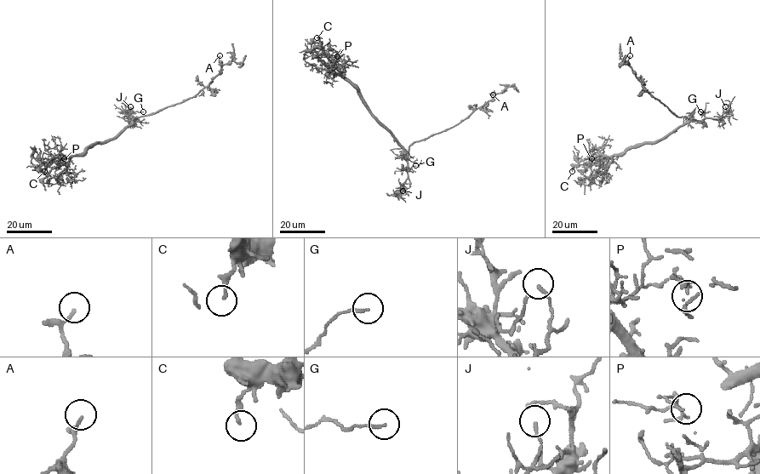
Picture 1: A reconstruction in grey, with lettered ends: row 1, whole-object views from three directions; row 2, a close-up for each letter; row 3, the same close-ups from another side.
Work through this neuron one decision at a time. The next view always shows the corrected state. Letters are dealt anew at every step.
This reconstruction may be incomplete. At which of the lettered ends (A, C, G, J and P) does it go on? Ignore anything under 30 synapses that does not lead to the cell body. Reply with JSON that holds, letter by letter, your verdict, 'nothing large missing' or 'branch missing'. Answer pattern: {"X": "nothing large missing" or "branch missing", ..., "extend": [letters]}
{"A": "nothing large missing", "C": "nothing large missing", "G": "nothing large missing", "J": "nothing large missing", "P": "nothing large missing", "extend": []}

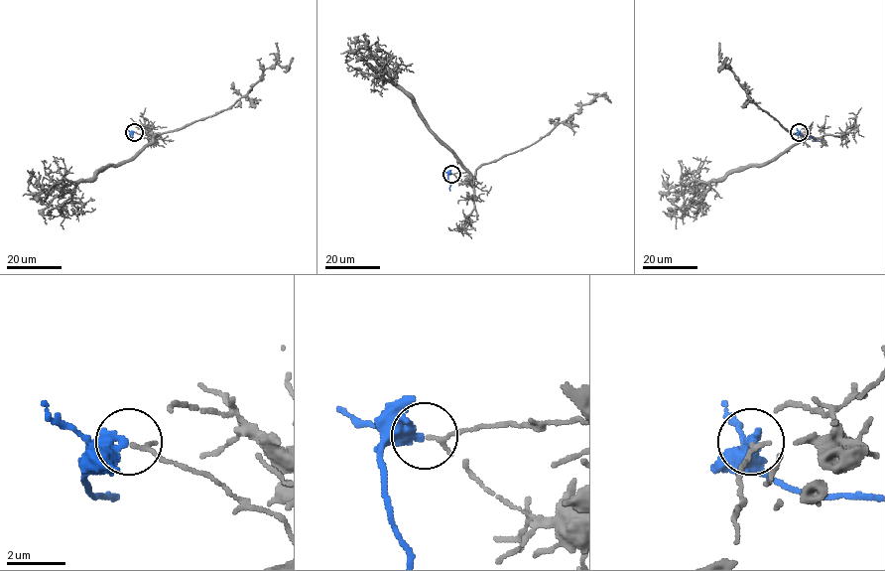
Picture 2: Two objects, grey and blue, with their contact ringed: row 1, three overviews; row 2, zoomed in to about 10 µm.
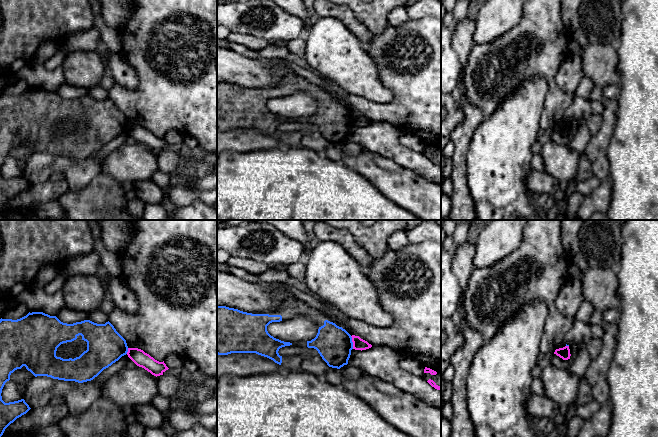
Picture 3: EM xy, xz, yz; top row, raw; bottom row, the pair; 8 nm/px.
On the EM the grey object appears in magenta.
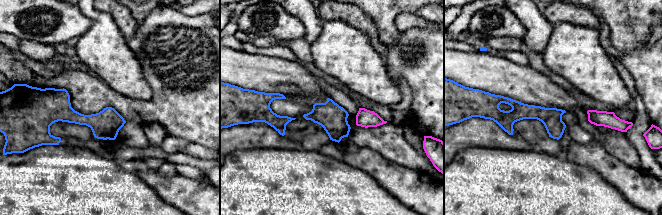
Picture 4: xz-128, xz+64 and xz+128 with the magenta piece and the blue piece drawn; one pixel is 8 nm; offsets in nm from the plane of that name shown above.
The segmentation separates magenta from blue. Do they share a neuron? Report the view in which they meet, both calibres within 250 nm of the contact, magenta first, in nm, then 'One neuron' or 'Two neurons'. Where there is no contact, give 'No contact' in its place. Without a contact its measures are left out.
Touches magenta in xz. Thickness 100 nm (magenta) against 280 nm. Two neurons

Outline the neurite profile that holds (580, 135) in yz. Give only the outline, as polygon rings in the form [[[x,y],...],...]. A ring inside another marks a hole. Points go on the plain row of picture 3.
[[[573,119],[569,121],[569,125],[571,130],[571,142],[569,147],[577,153],[583,154],[586,149],[586,145],[592,136],[587,126],[586,120]]]

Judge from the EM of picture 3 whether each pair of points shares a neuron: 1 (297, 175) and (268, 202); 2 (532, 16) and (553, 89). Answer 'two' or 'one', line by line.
1: one
2: one

